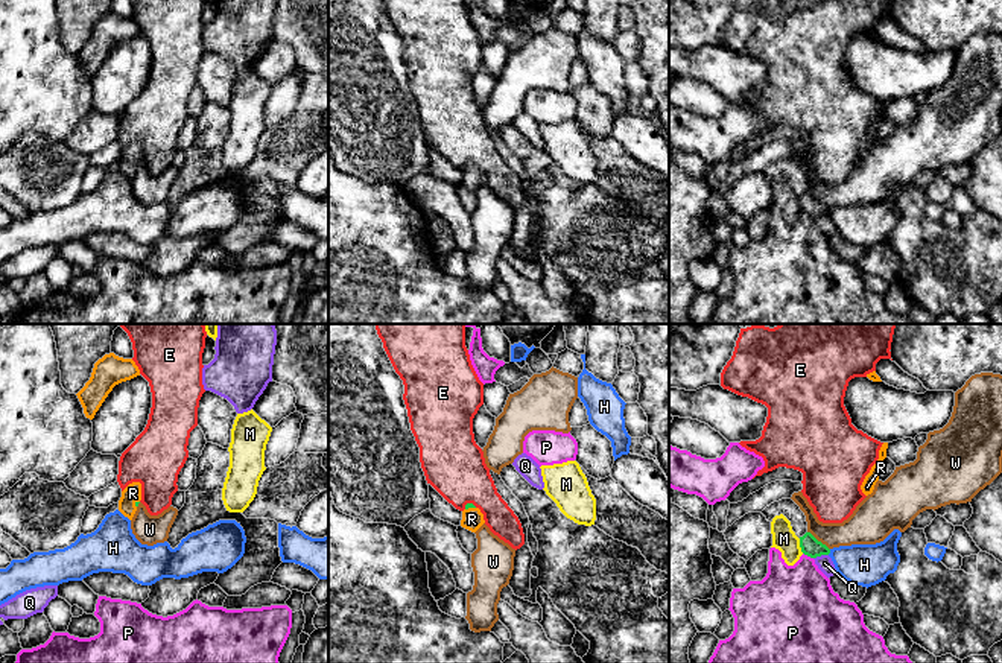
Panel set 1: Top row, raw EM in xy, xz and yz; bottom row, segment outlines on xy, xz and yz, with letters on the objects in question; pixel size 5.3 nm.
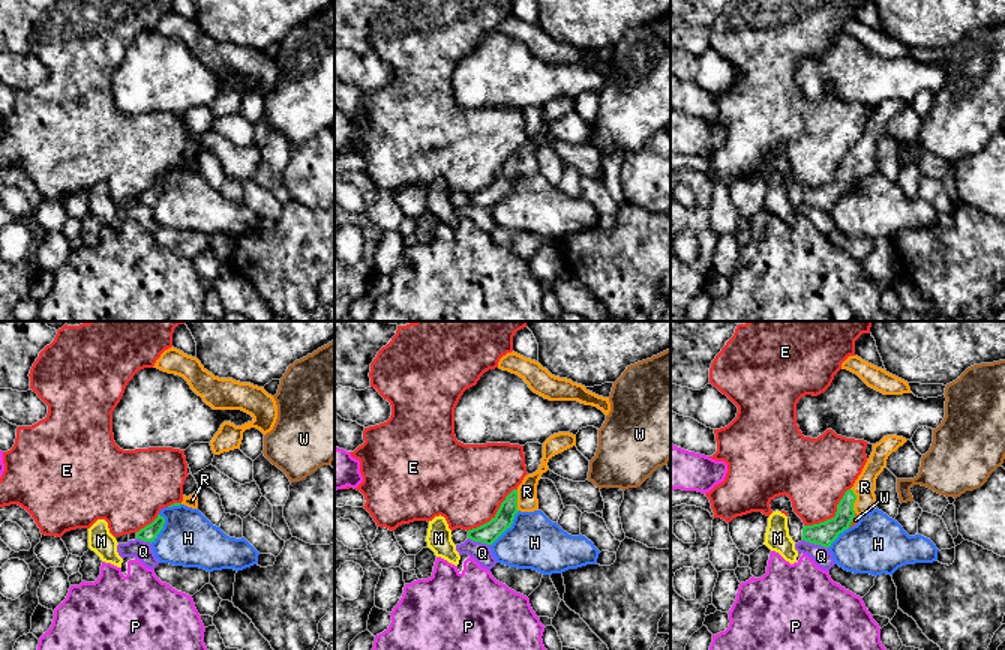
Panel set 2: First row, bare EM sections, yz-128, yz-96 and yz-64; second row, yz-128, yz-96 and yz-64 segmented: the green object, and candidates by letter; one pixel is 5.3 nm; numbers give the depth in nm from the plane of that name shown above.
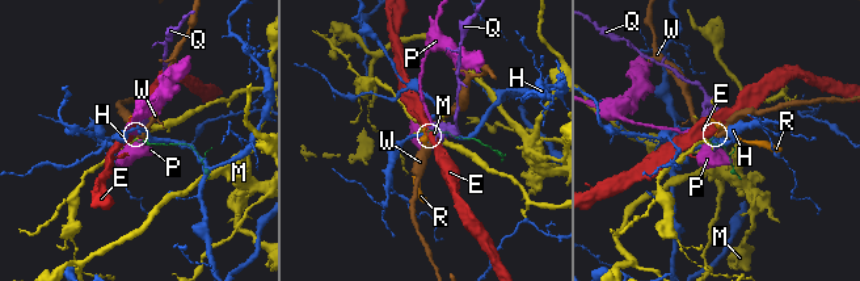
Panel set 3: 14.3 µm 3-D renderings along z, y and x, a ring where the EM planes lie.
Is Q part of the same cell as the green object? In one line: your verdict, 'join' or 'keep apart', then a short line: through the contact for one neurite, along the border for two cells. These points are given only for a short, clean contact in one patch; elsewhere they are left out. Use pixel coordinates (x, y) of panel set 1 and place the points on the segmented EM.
keep apart; line yz (827, 554), (814, 558)

